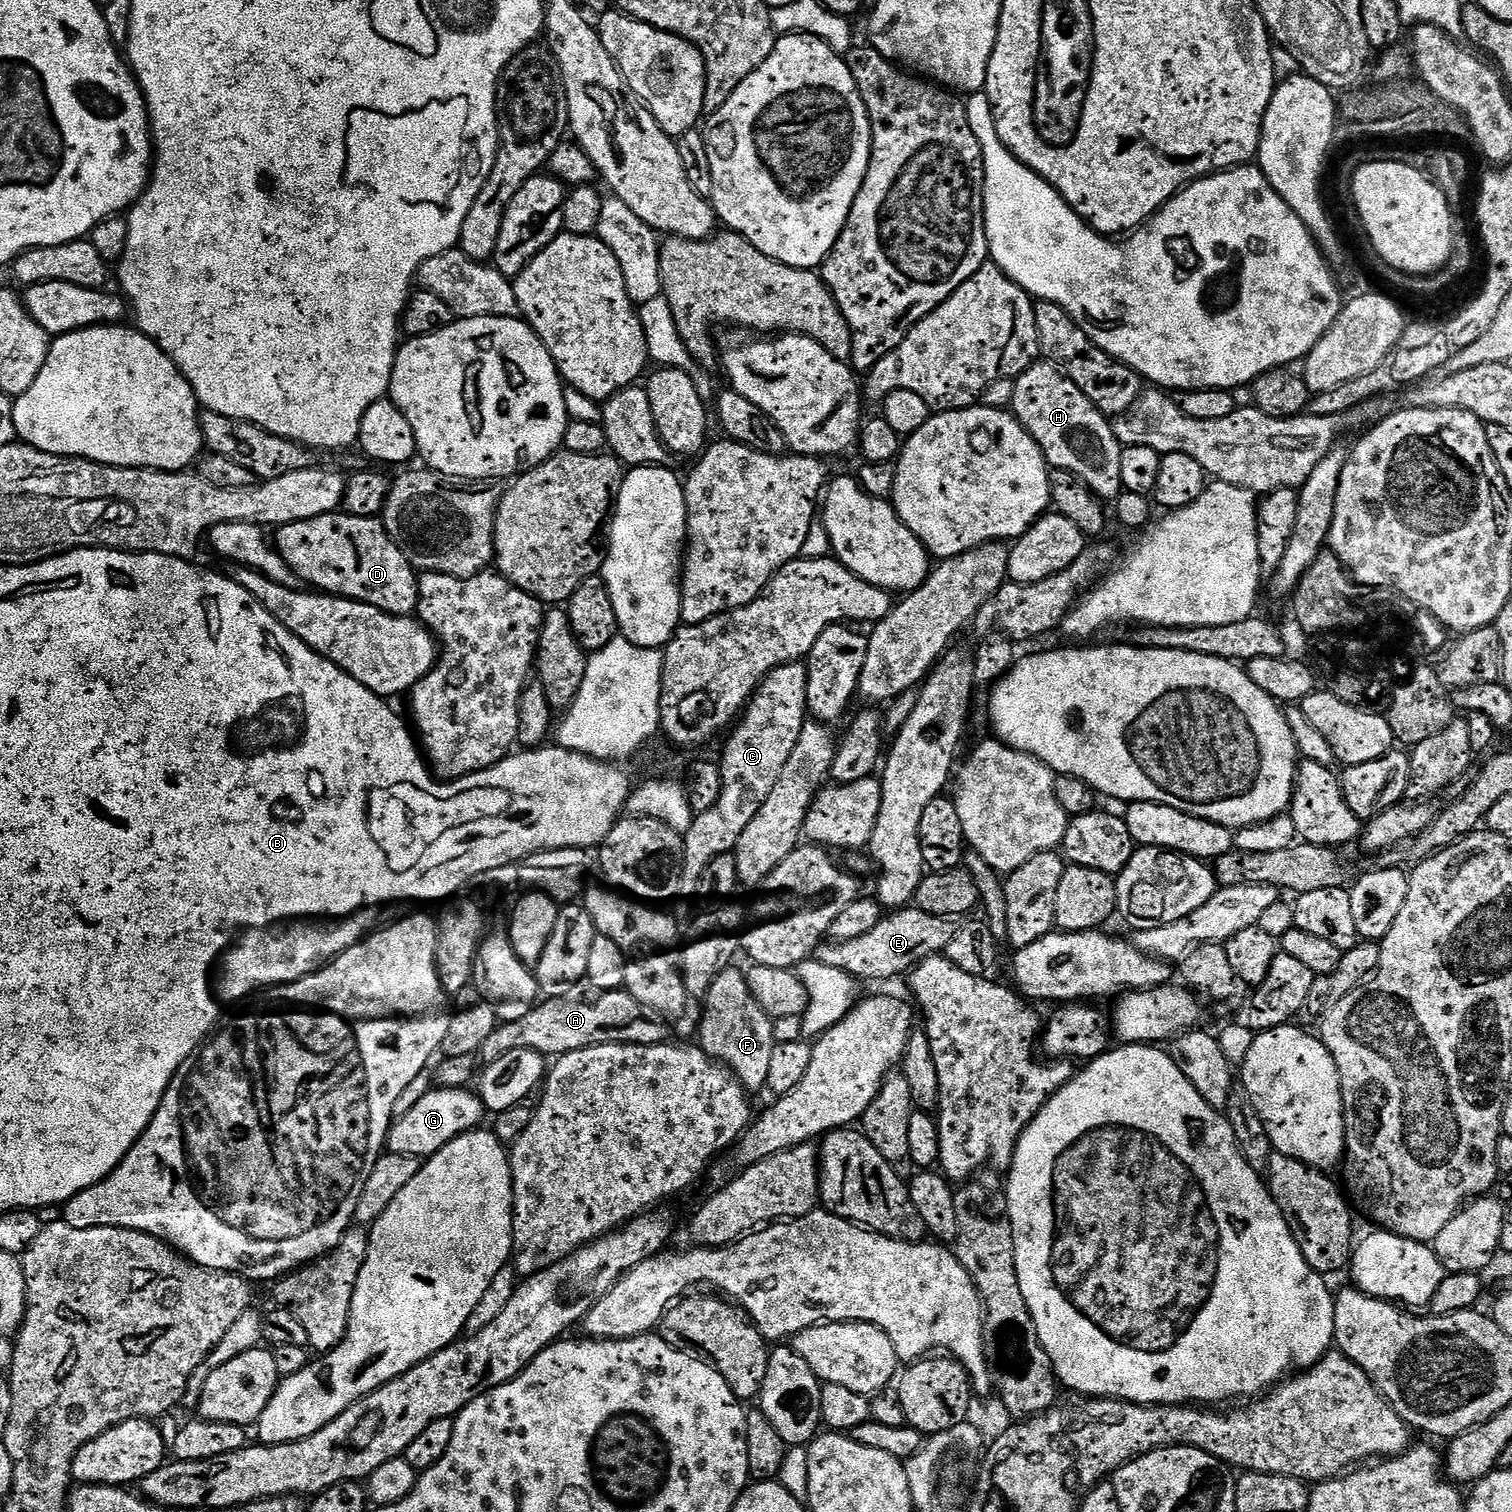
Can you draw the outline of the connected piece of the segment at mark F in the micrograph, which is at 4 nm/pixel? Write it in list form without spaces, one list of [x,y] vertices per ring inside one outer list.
[[[729,966],[716,975],[708,991],[703,993],[698,1044],[707,1056],[726,1066],[745,1090],[755,1094],[768,1082],[770,1054],[776,1044],[772,1022],[772,1017],[763,1012],[758,1002],[754,1002],[747,975],[739,972],[736,966]]]

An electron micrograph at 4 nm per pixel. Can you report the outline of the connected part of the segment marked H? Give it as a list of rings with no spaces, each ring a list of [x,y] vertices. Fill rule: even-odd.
[[[1037,362],[1015,377],[1016,389],[1010,411],[1031,434],[1053,469],[1077,476],[1099,496],[1112,502],[1120,495],[1122,482],[1122,445],[1112,429],[1112,420],[1082,394],[1082,390],[1055,363]]]

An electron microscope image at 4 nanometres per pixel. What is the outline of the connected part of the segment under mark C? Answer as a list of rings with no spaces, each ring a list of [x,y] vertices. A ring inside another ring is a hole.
[[[800,662],[779,664],[761,682],[752,699],[743,709],[738,723],[731,729],[732,737],[724,744],[724,757],[718,760],[722,792],[719,794],[718,802],[710,810],[699,812],[693,817],[690,830],[684,836],[684,848],[687,855],[692,856],[696,852],[706,852],[708,857],[714,858],[733,851],[743,830],[746,830],[746,826],[753,821],[762,802],[773,790],[774,782],[778,780],[778,774],[782,772],[782,766],[786,766],[786,758],[790,758],[790,754],[794,754],[794,746],[802,734],[806,717],[809,715],[808,678],[810,672],[807,667],[804,669],[804,666]]]

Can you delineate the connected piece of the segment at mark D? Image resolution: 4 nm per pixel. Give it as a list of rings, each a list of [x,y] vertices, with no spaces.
[[[337,510],[330,514],[322,514],[318,518],[310,518],[306,522],[290,522],[289,524],[283,524],[281,528],[275,529],[274,536],[276,536],[276,540],[274,539],[274,547],[278,555],[284,559],[284,563],[292,569],[293,573],[295,573],[299,579],[301,576],[301,578],[308,583],[305,585],[311,586],[316,590],[327,590],[335,596],[342,596],[346,599],[373,604],[376,607],[380,607],[382,611],[389,612],[394,616],[411,617],[413,613],[416,612],[416,603],[420,601],[420,586],[418,583],[417,569],[414,567],[408,553],[389,536],[388,530],[384,526],[383,519],[375,516],[350,516],[343,510]]]

